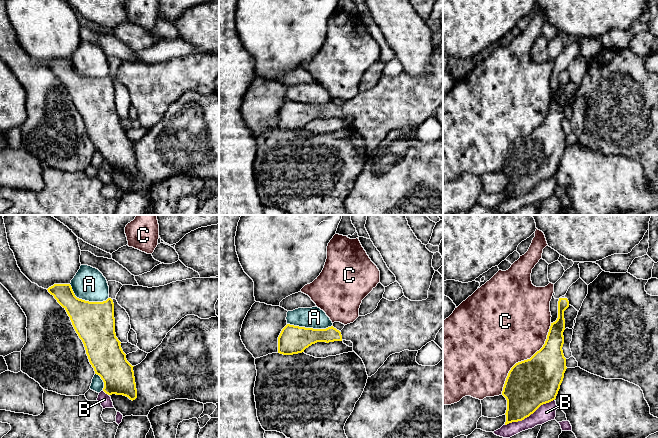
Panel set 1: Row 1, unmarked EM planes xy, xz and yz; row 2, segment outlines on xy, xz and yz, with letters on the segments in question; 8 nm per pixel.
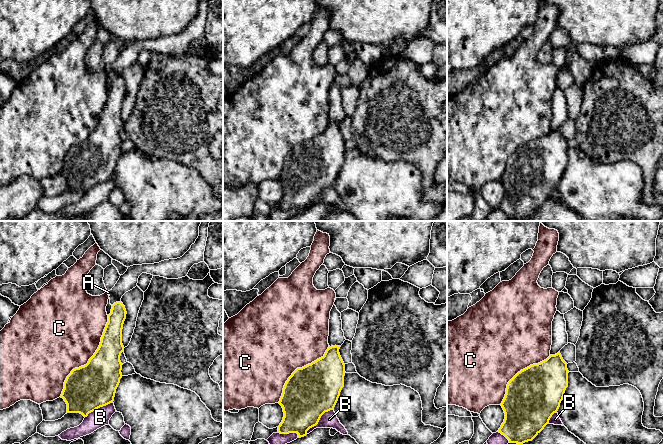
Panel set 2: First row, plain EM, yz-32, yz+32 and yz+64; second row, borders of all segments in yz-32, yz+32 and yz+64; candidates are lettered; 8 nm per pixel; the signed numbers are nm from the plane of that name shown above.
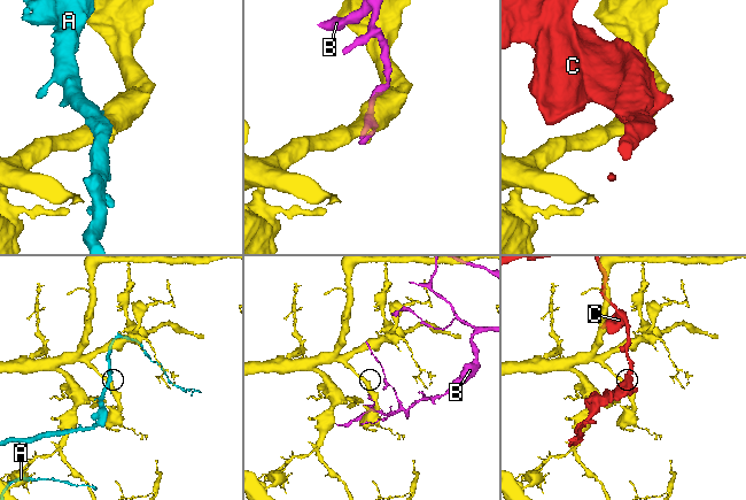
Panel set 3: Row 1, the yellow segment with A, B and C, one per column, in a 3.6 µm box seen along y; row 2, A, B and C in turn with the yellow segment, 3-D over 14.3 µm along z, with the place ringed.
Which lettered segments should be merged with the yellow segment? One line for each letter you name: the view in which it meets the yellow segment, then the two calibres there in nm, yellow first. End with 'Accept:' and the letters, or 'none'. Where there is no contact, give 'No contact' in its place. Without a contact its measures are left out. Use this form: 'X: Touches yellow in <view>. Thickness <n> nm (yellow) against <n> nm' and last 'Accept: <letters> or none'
Accept: none

